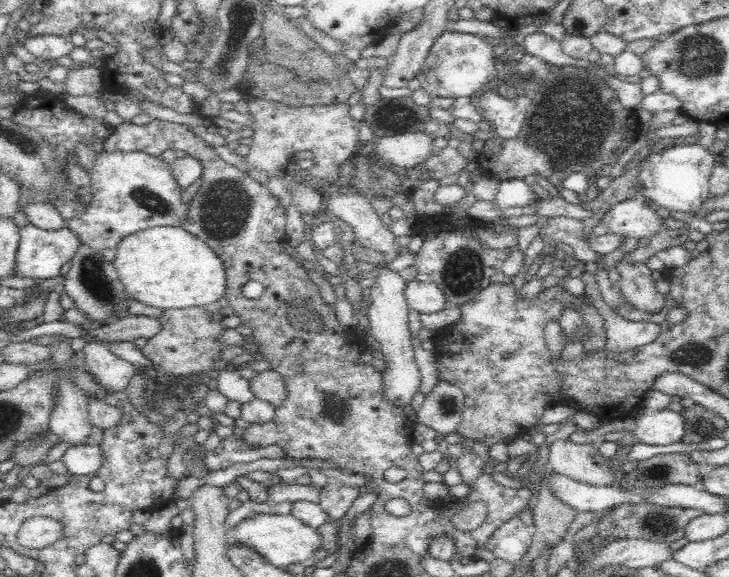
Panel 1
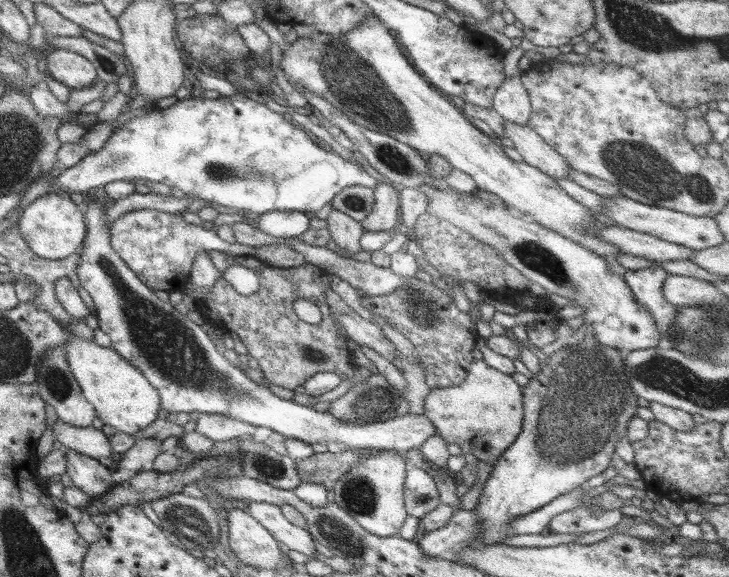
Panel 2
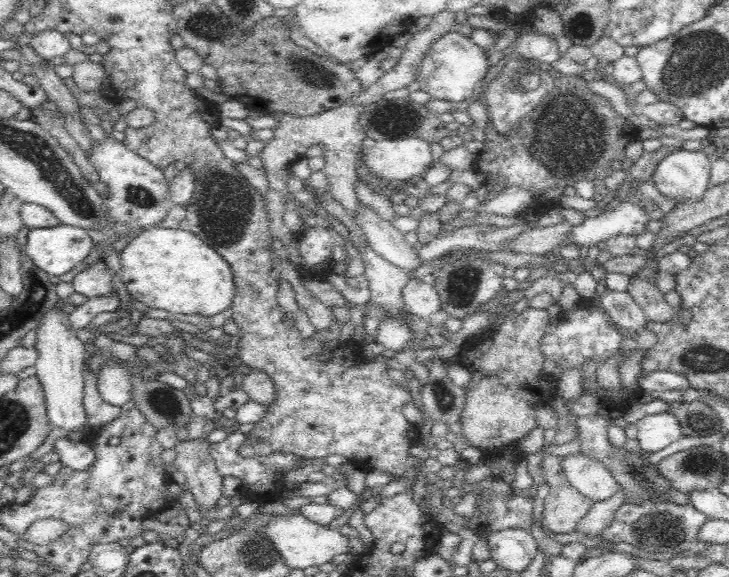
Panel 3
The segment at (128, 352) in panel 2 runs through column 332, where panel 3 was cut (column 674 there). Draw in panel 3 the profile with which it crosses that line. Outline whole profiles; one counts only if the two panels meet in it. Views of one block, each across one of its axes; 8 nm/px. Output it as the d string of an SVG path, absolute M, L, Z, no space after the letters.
M666 412L646 415L638 419L634 423L634 428L638 433L638 436L636 436L636 439L638 439L638 445L648 453L659 452L683 437L678 419Z

